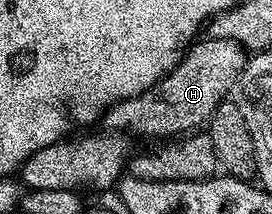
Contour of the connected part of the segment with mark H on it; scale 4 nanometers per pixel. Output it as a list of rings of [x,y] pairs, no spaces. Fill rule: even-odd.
[[[203,37],[191,45],[176,68],[170,70],[152,89],[144,91],[140,96],[120,100],[115,106],[109,106],[104,115],[105,129],[110,132],[135,130],[138,134],[162,138],[205,127],[218,105],[227,101],[244,72],[247,61],[248,51],[239,42],[227,38]]]

